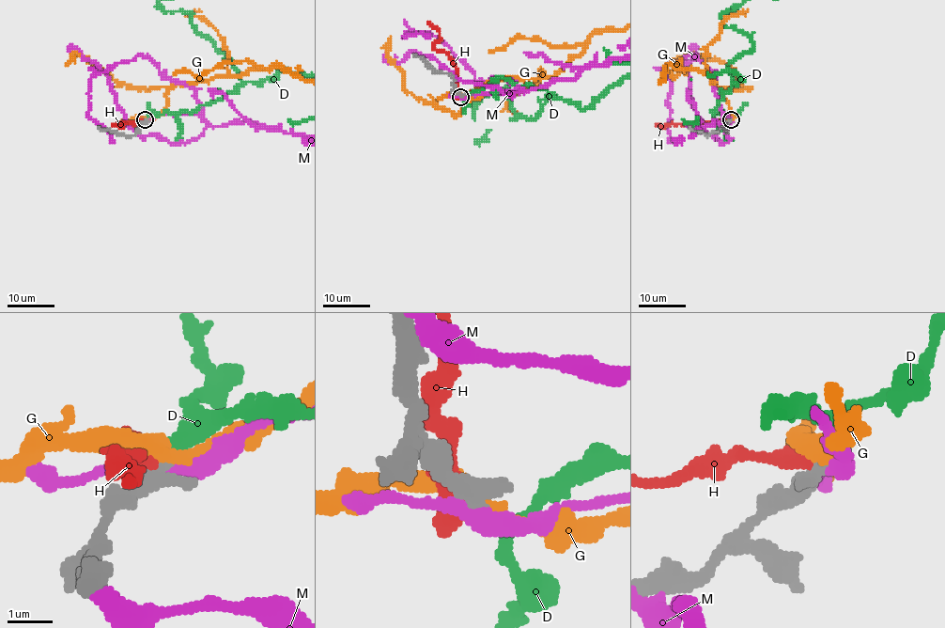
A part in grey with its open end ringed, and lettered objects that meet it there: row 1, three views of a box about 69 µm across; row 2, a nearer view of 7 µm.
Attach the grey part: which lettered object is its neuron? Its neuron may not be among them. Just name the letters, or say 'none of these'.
D

